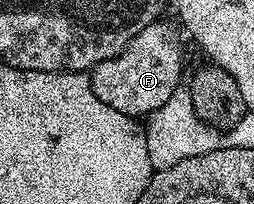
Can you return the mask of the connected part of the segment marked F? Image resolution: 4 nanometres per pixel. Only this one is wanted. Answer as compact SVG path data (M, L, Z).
M165 19L152 21L119 55L99 63L88 74L89 85L107 107L123 111L123 115L134 119L154 113L182 84L181 81L181 37L176 24L168 25Z

